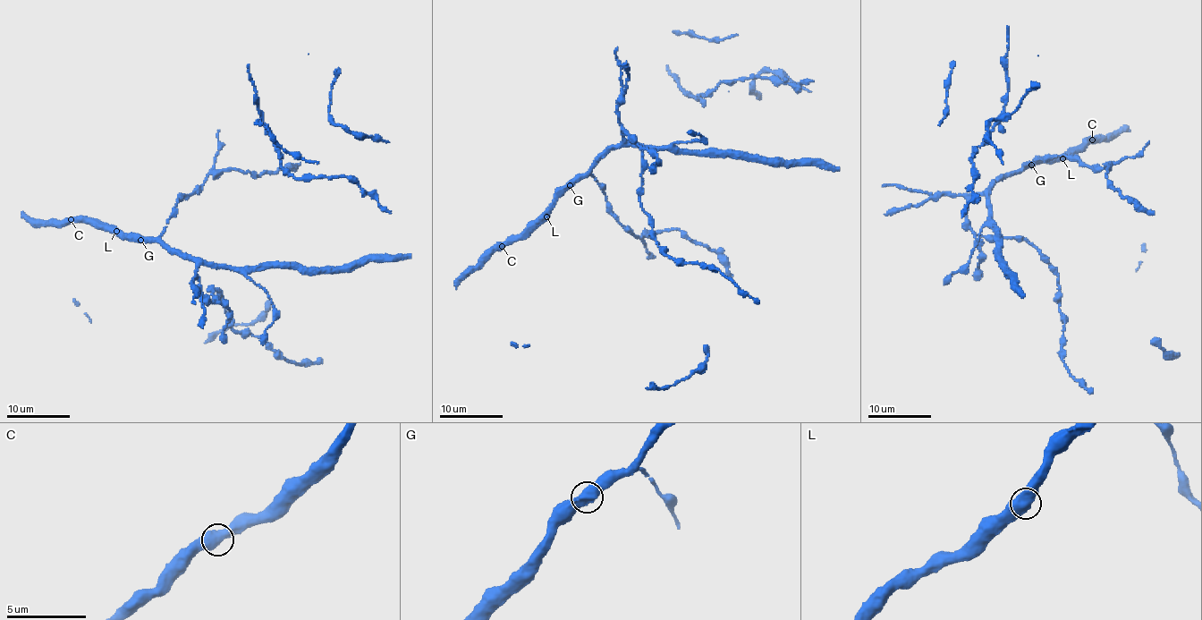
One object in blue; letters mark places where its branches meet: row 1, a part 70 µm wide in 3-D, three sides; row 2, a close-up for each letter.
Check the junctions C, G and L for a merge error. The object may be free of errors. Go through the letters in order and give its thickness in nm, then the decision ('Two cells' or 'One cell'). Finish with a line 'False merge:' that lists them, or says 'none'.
C: Thickness 550 nm. One cell
G: Thickness 600 nm. One cell
L: Thickness 600 nm. One cell
False merge: none

